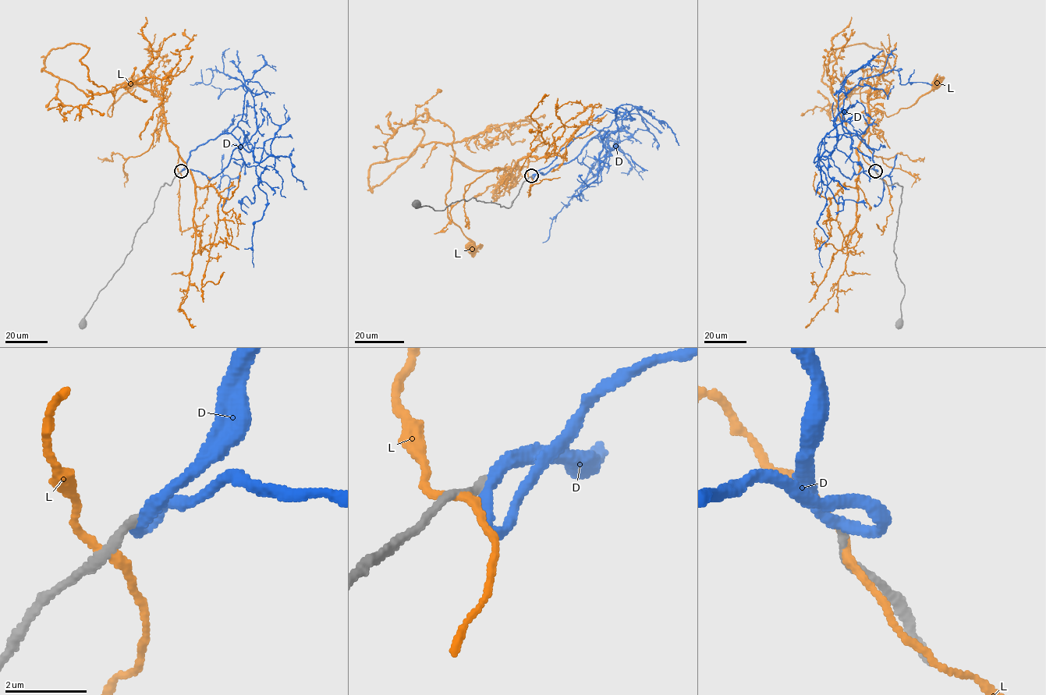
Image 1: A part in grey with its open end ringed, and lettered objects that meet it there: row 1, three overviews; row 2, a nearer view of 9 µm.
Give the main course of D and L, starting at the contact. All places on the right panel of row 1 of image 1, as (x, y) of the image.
D: (875, 171), (874, 150), (856, 133), (836, 143), (847, 93), (889, 70), (902, 84), (932, 84)
L: (875, 172), (859, 147), (866, 132), (870, 83), (860, 90), (863, 102), (889, 116), (910, 107), (937, 83)

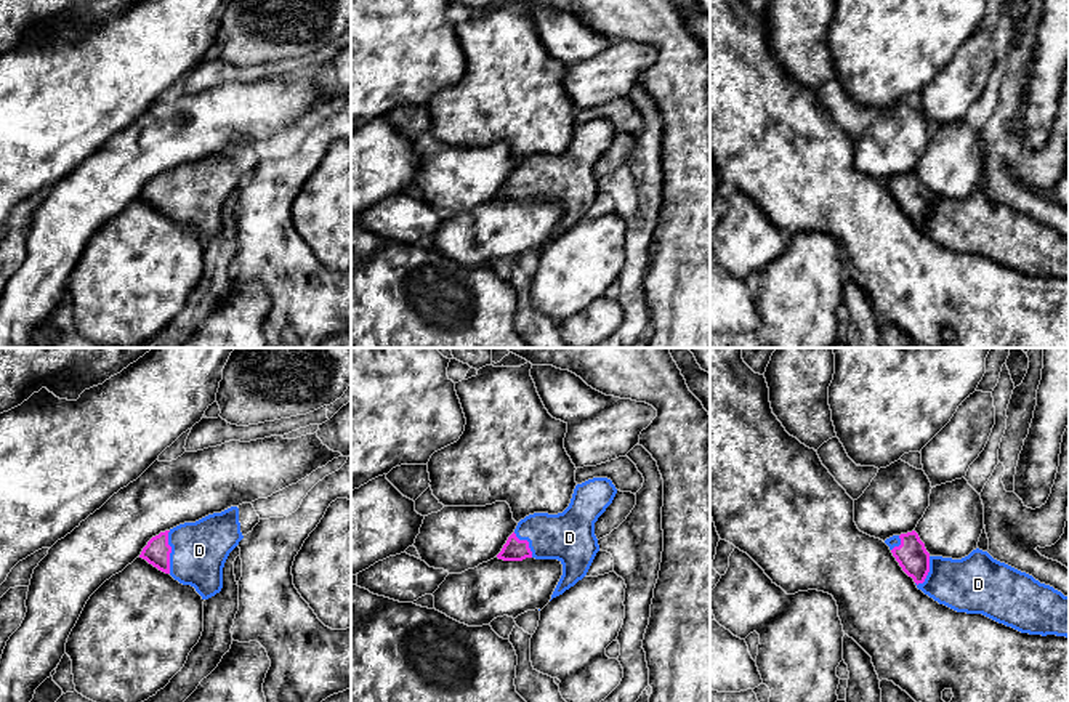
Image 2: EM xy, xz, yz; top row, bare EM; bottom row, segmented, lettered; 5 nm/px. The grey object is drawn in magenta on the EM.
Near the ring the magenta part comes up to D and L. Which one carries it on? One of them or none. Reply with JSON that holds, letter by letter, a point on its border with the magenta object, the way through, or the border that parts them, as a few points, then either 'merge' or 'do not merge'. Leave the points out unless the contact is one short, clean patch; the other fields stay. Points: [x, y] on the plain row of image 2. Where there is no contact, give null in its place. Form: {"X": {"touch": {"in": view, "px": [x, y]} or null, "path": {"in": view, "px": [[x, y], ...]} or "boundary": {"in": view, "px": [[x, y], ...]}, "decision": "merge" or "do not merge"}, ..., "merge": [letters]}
{"D": {"touch": {"in": "xy", "px": [170, 193]}, "decision": "merge"}, "L": {"touch": null, "decision": "do not merge"}, "merge": ["D"]}

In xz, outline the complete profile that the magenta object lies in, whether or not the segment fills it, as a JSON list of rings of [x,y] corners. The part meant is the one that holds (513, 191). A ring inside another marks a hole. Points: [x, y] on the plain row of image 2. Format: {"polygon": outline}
{"polygon": [[[593,119],[577,125],[569,147],[558,155],[534,154],[521,160],[497,196],[503,202],[558,200],[563,216],[551,240],[582,221],[596,194],[595,163],[617,135],[607,119]]]}

